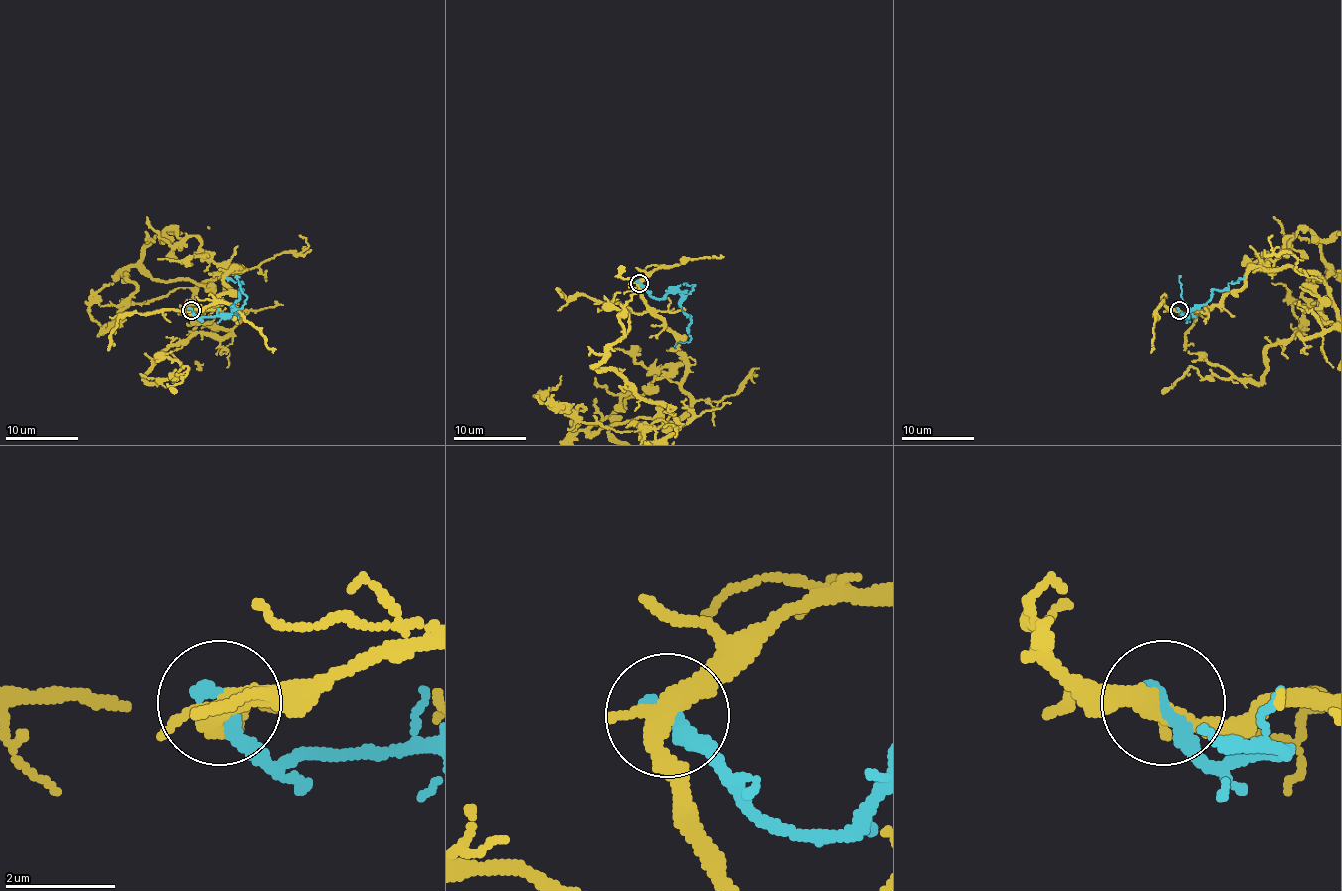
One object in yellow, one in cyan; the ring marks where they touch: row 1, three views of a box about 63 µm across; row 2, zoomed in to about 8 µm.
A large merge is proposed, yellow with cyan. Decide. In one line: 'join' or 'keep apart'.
keep apart

